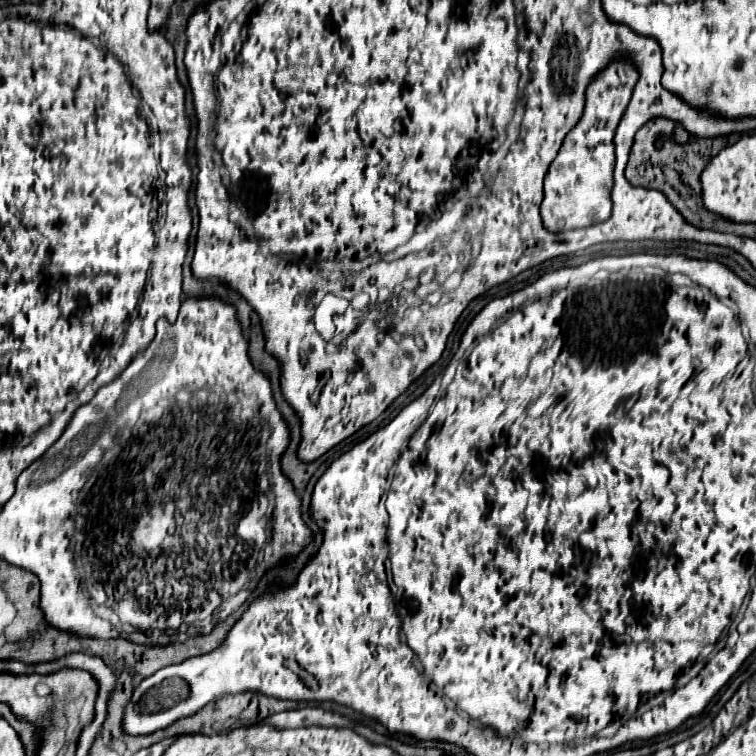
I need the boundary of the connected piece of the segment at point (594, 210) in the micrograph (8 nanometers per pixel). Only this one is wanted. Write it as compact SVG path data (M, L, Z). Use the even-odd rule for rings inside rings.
M613 59L587 85L583 115L579 123L565 135L563 145L545 175L545 197L541 203L541 219L547 231L551 233L573 231L581 227L591 227L611 217L613 211L611 187L613 187L613 167L615 167L613 135L633 95L635 83L637 83L635 63L631 63L631 59Z

